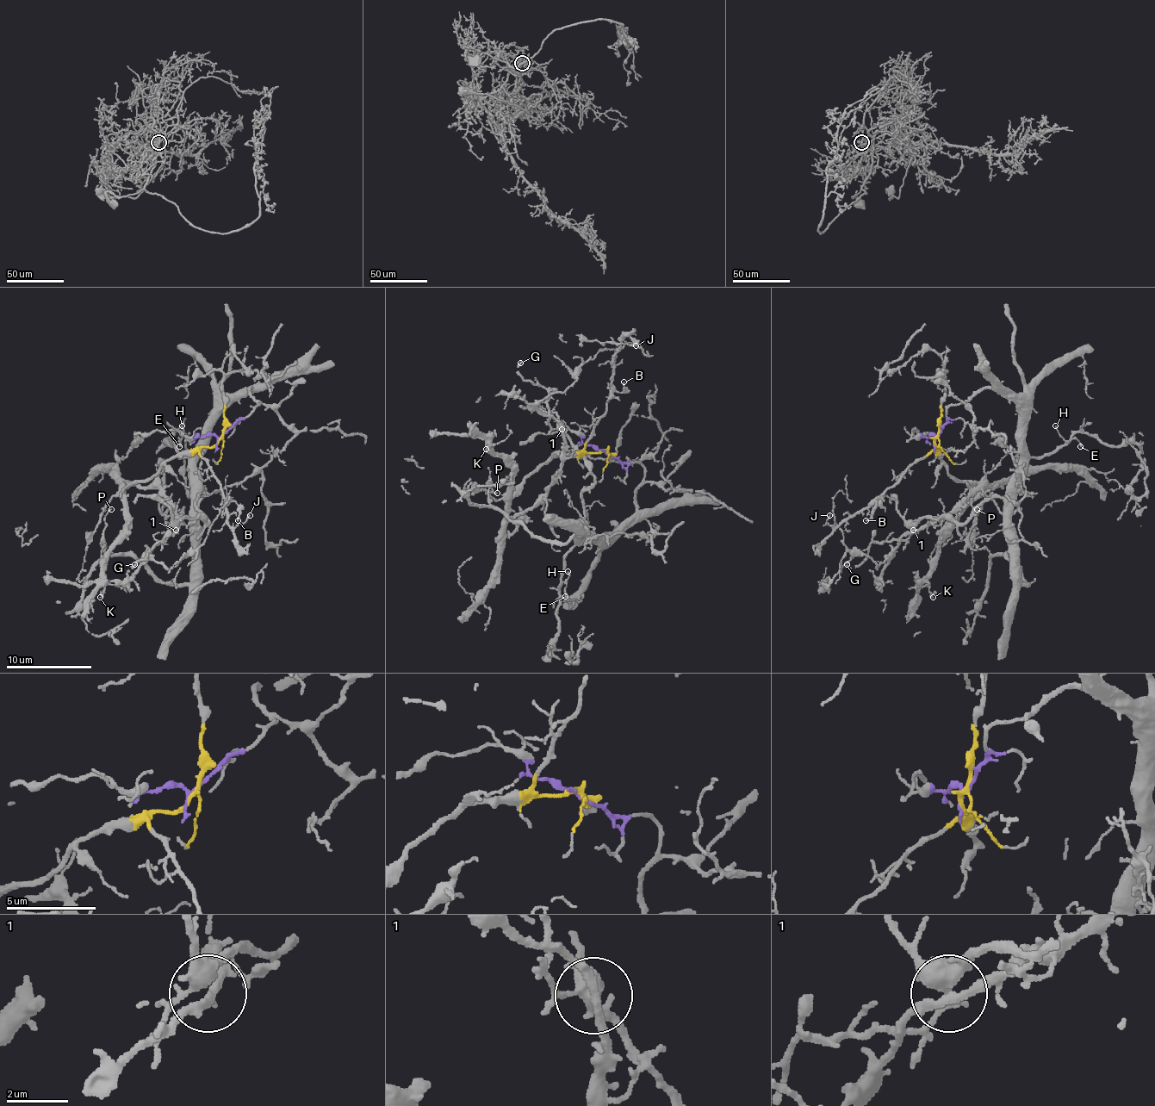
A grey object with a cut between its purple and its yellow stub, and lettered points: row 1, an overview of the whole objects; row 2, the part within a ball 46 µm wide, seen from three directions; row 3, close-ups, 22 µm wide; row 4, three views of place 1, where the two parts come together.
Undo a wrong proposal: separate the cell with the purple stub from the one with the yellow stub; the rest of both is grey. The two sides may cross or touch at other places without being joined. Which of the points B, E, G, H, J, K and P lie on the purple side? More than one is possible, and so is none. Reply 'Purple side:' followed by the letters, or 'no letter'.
Purple side: E, H, P

